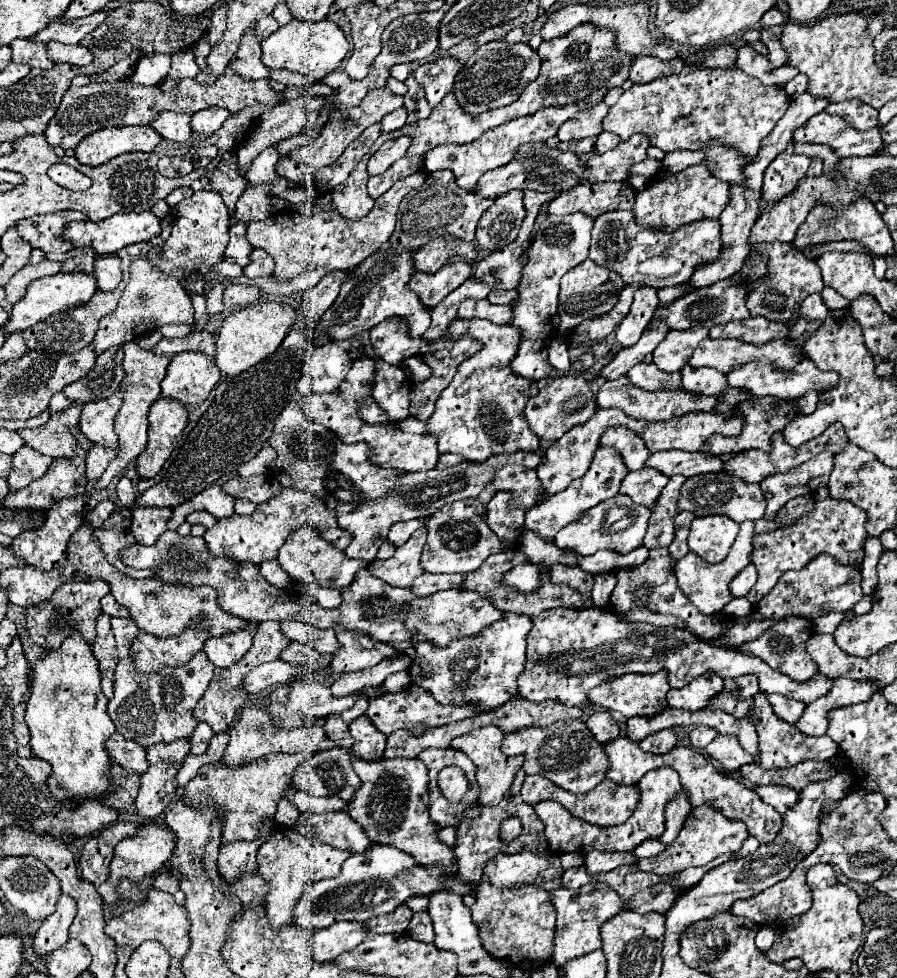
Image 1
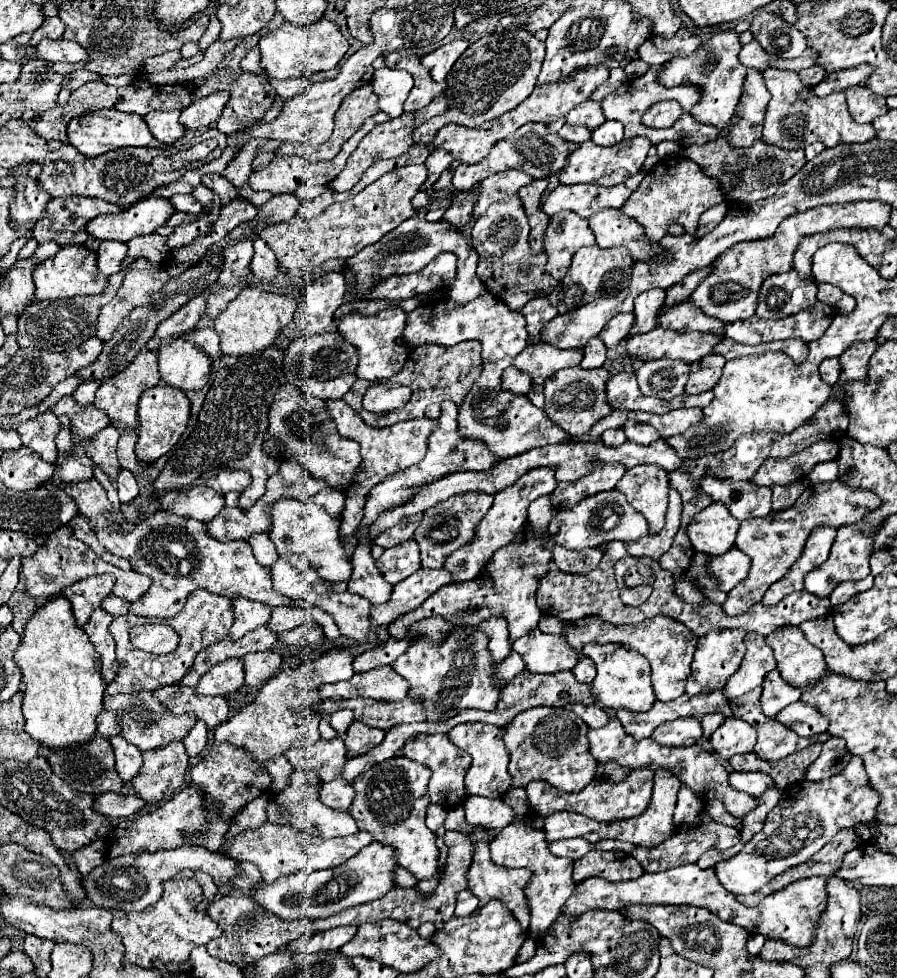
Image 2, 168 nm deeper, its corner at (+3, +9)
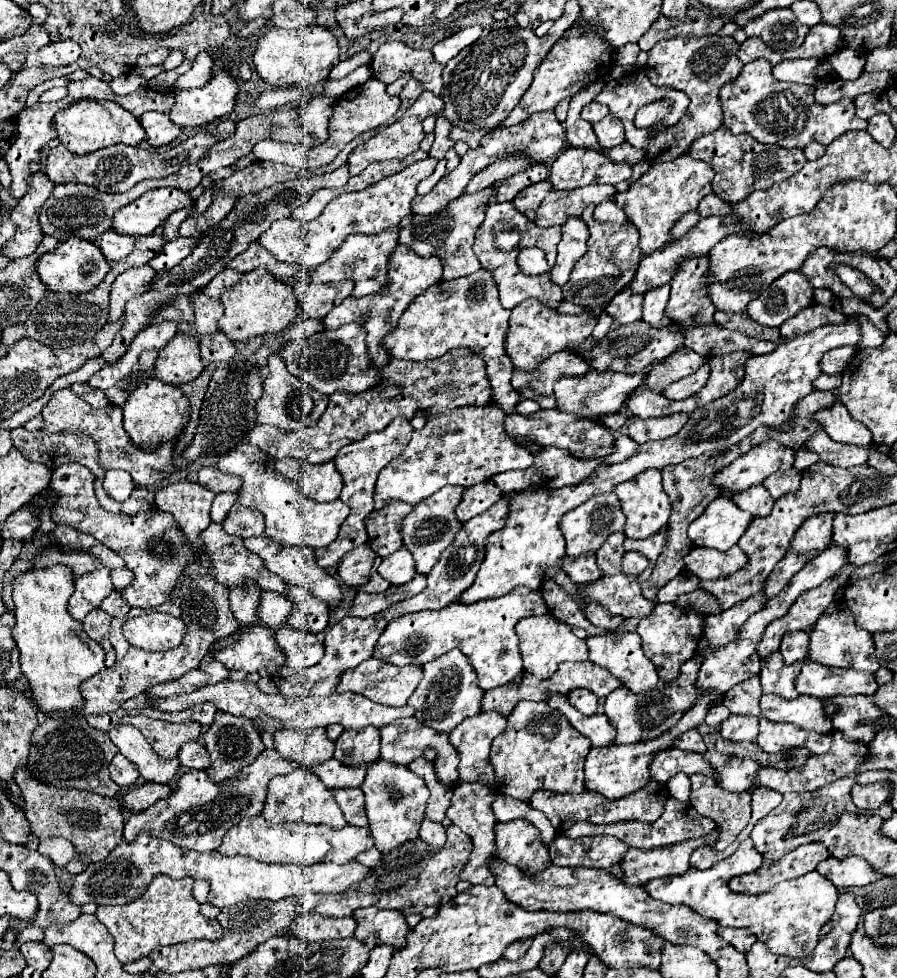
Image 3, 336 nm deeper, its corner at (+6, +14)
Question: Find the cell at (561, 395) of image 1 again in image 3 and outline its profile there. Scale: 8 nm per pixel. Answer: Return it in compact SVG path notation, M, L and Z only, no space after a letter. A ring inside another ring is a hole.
M657 360L653 362L649 368L645 368L645 372L637 372L637 374L619 374L619 372L587 372L583 378L561 378L557 380L555 384L555 398L557 398L557 406L559 410L563 412L569 412L569 414L577 414L581 418L591 418L591 420L597 420L599 416L603 414L613 414L613 412L619 412L621 406L625 404L627 396L633 394L645 380L645 376L649 374L649 370L657 364L661 364L663 360Z

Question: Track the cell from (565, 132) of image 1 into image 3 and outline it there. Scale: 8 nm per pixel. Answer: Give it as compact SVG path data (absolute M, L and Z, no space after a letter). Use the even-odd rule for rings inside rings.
M591 102L591 104L587 104L587 106L583 108L581 118L583 118L583 120L587 120L587 122L591 122L591 124L595 124L595 122L603 120L607 114L609 114L609 108L605 108L603 104Z

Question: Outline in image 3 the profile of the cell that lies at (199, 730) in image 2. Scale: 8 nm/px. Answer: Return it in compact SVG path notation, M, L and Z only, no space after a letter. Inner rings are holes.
M187 742L179 752L179 762L181 766L195 768L195 770L205 770L211 764L205 746L199 742Z

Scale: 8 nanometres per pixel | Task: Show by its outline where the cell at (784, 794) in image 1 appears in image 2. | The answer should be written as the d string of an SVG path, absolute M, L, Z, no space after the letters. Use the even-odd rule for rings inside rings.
M732 771L730 773L730 785L738 791L744 791L748 795L754 795L754 797L760 797L766 789L774 787L774 781L772 777L768 777L766 773L740 773L740 771Z

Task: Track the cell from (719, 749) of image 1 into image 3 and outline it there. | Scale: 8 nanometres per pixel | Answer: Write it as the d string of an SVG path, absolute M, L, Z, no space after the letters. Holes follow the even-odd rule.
M731 714L721 726L721 736L733 742L755 742L757 732L759 720L753 720L753 716L743 714Z

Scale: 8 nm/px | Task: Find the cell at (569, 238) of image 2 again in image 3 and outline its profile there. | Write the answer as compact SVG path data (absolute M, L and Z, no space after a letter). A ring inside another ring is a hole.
M569 218L563 224L563 240L559 242L557 262L549 272L555 284L563 286L569 280L575 262L587 252L587 238L589 238L589 228L581 218Z

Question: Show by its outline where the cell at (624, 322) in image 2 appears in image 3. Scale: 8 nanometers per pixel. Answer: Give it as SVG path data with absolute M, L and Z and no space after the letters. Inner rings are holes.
M627 286L623 288L605 308L605 312L617 322L617 324L629 324L641 320L641 300L643 294L633 294L633 290Z

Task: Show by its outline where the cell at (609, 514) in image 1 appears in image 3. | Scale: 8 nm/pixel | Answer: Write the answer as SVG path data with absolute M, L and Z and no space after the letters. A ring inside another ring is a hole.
M613 492L593 496L585 504L581 504L575 510L567 512L559 522L559 528L561 528L561 532L567 540L565 554L569 558L579 558L579 556L585 556L585 554L597 554L597 550L601 548L605 538L609 534L623 532L623 526L625 526L625 514L621 512L621 504L617 500L617 496Z

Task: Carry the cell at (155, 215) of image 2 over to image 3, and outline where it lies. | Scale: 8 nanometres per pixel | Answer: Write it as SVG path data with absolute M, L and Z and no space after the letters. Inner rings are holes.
M157 188L121 208L113 218L113 228L131 236L151 234L167 220L169 214L191 206L195 206L195 198L191 198L189 192L177 188Z

